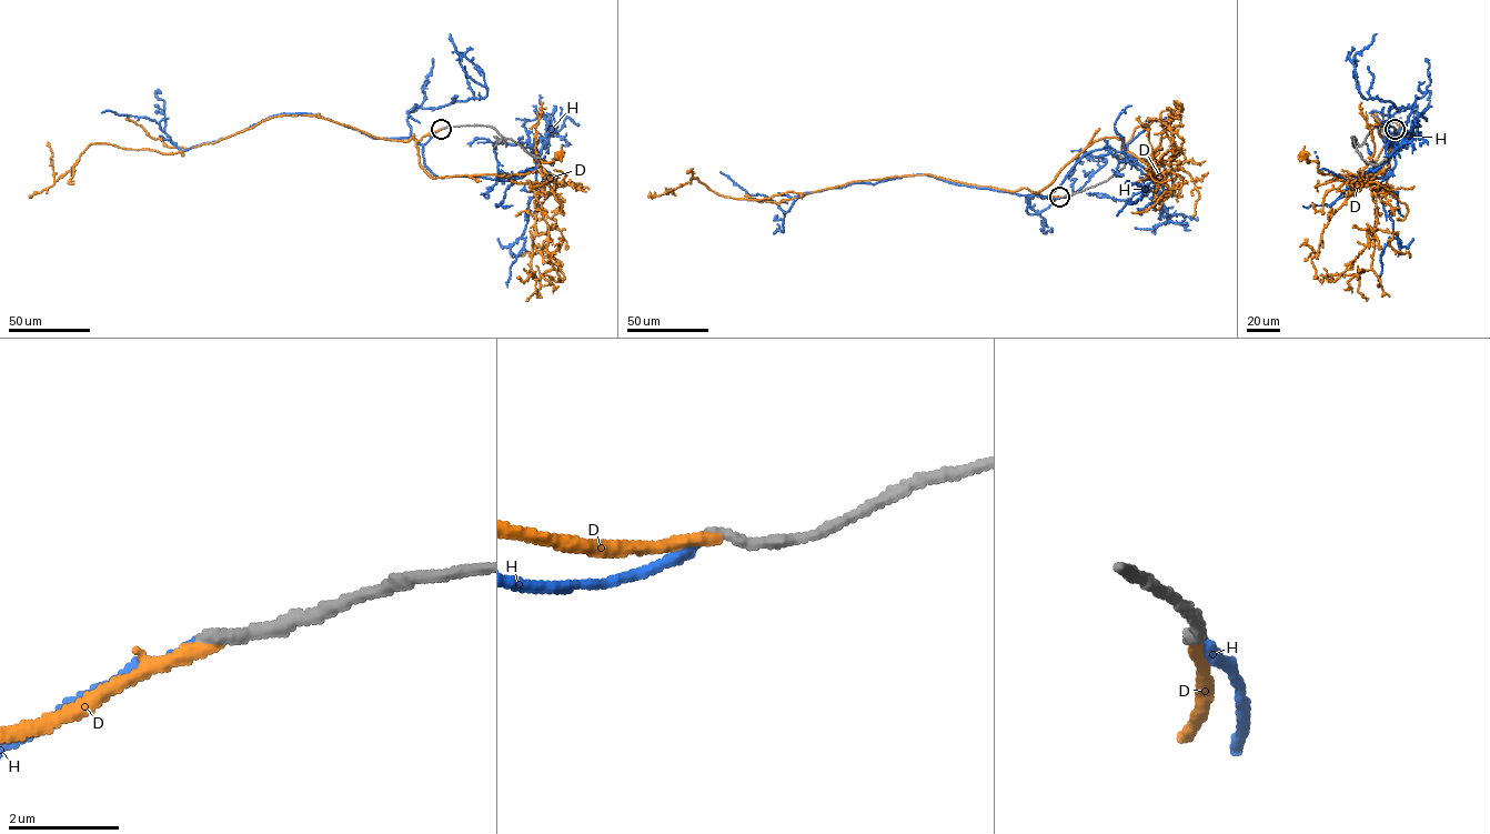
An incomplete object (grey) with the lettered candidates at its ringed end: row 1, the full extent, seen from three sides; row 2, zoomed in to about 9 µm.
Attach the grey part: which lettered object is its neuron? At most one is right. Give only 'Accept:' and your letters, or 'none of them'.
Accept: H

